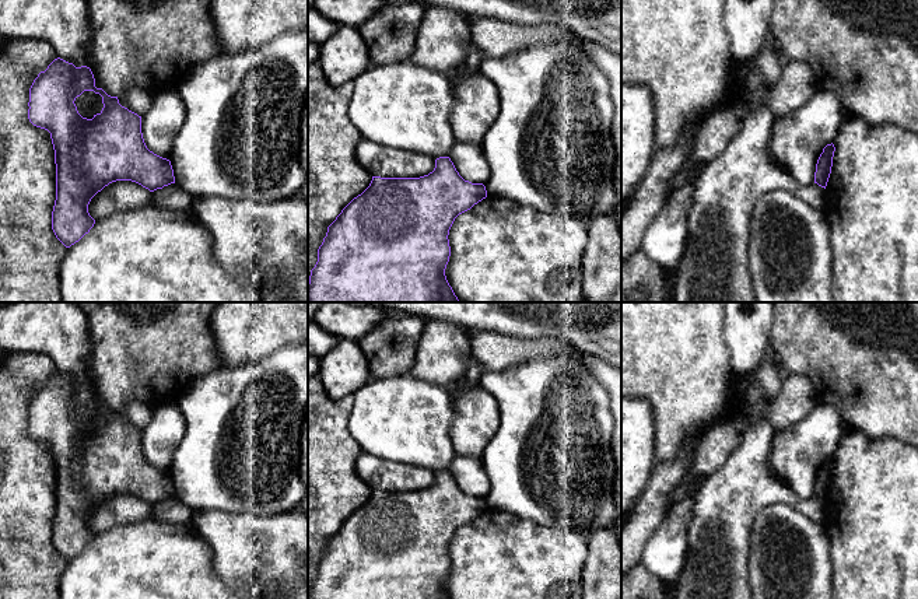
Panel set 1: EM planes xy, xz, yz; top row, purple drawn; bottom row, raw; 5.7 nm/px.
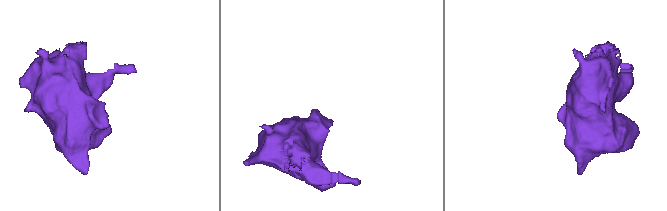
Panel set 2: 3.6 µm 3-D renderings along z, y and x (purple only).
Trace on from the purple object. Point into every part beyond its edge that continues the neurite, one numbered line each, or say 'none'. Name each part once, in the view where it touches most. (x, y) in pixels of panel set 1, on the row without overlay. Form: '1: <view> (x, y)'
none

